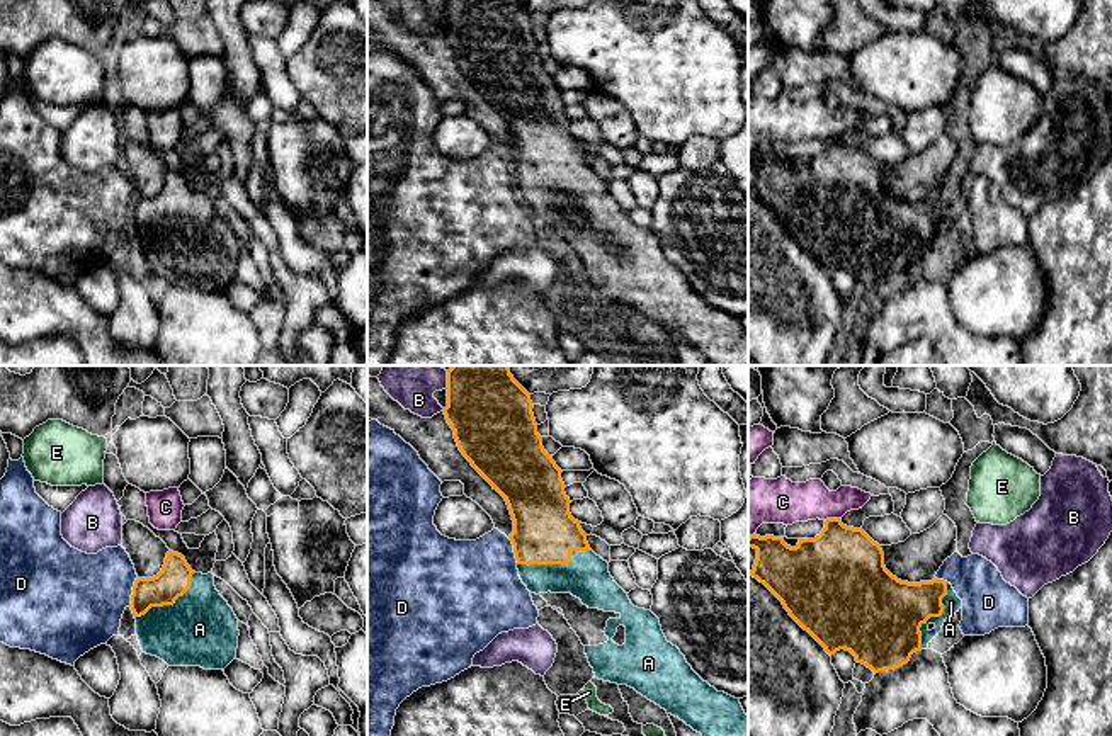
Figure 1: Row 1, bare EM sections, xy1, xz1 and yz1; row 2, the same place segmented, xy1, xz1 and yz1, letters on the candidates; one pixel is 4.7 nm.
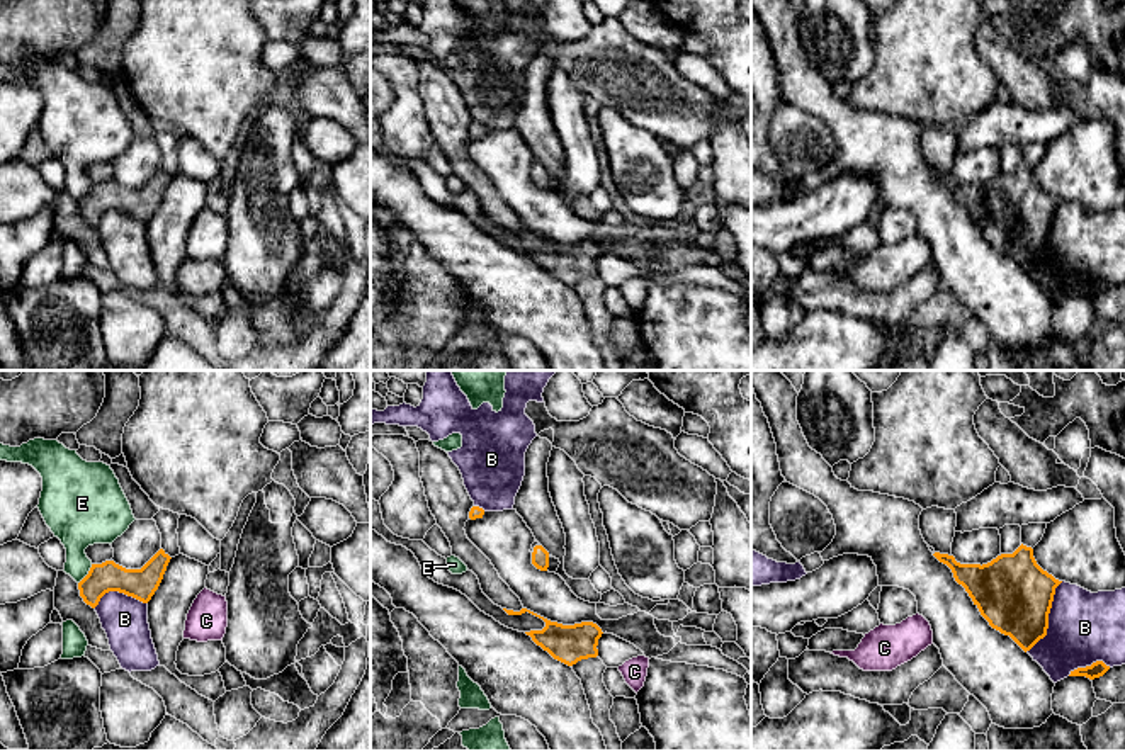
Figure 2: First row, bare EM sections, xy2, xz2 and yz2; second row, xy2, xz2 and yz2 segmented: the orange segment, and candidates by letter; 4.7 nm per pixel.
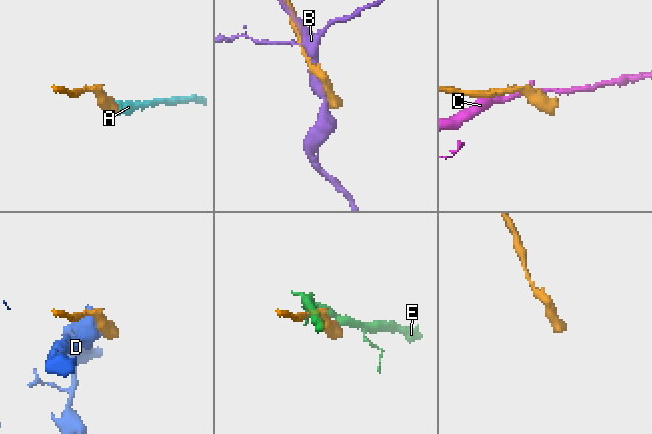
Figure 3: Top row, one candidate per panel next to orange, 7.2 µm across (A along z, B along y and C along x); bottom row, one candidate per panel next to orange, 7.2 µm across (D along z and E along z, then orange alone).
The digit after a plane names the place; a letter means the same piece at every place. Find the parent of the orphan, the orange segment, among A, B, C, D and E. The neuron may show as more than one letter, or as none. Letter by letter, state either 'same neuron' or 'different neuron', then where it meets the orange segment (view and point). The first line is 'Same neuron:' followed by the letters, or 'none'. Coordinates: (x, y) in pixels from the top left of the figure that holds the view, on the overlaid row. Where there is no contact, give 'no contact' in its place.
Same neuron: A
A: same neuron | xz1 (556, 563)
B: different neuron | yz2 (1047, 619)
C: different neuron | yz1 (832, 519)
D: different neuron | xy1 (133, 592)
E: different neuron | xy2 (87, 575)

